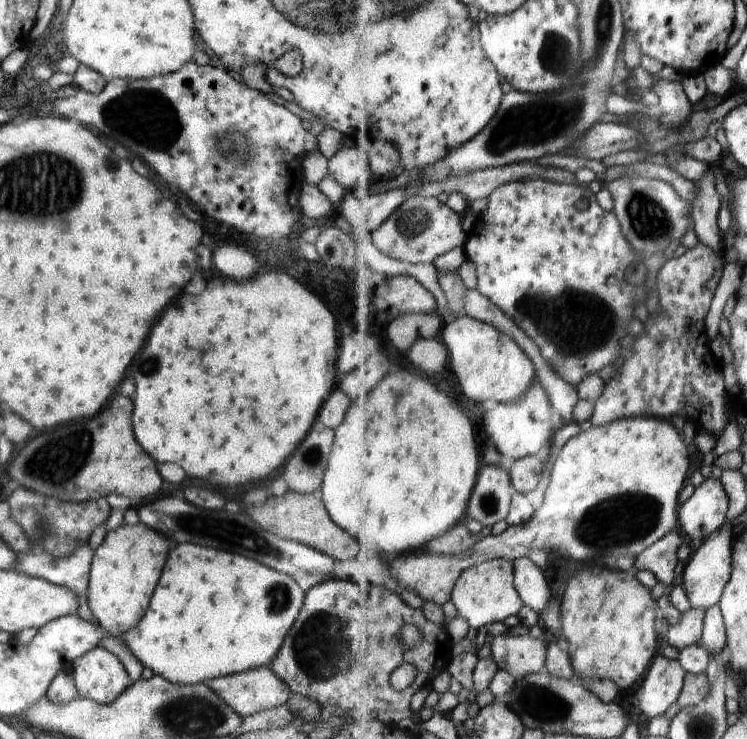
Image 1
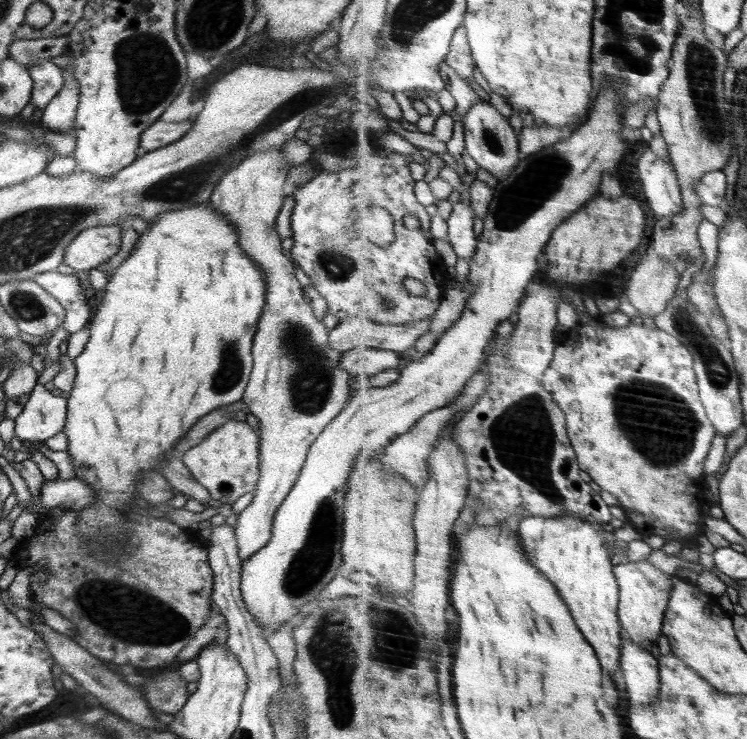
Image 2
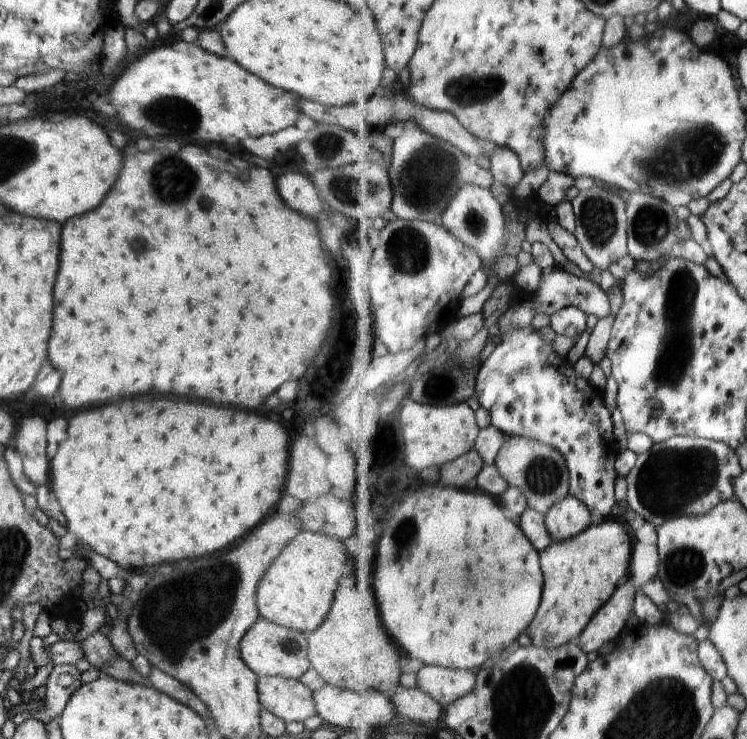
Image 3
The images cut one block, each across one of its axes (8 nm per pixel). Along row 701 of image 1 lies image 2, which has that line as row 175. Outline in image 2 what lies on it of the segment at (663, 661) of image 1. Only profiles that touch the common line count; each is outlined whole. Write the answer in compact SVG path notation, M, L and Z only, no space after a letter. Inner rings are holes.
M650 146L638 165L644 191L656 214L677 215L686 211L681 179L674 163L660 157Z

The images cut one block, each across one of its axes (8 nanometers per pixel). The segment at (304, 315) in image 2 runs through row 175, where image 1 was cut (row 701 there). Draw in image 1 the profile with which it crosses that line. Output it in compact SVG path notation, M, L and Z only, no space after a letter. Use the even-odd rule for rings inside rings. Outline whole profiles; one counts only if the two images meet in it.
M260 666L260 668L254 668L254 670L240 672L240 674L229 674L228 676L220 676L220 678L212 678L212 680L206 680L205 684L214 691L214 694L226 706L232 708L232 712L236 712L242 718L252 716L252 714L262 710L286 705L291 692L286 683L280 680L269 666Z

